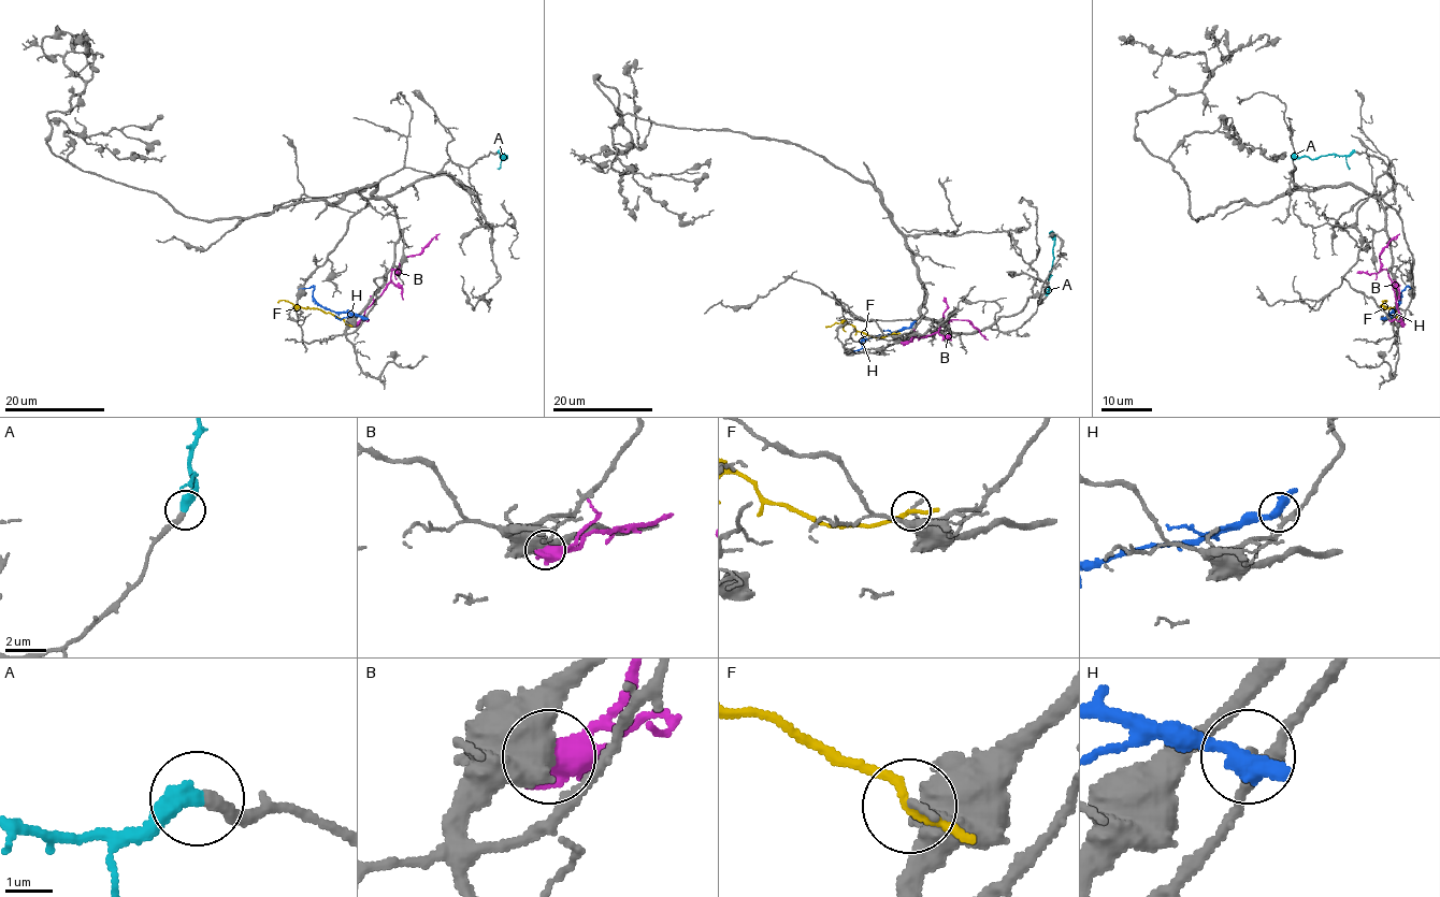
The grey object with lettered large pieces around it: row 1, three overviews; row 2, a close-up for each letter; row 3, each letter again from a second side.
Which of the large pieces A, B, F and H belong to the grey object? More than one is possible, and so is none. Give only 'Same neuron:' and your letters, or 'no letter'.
Same neuron: A

